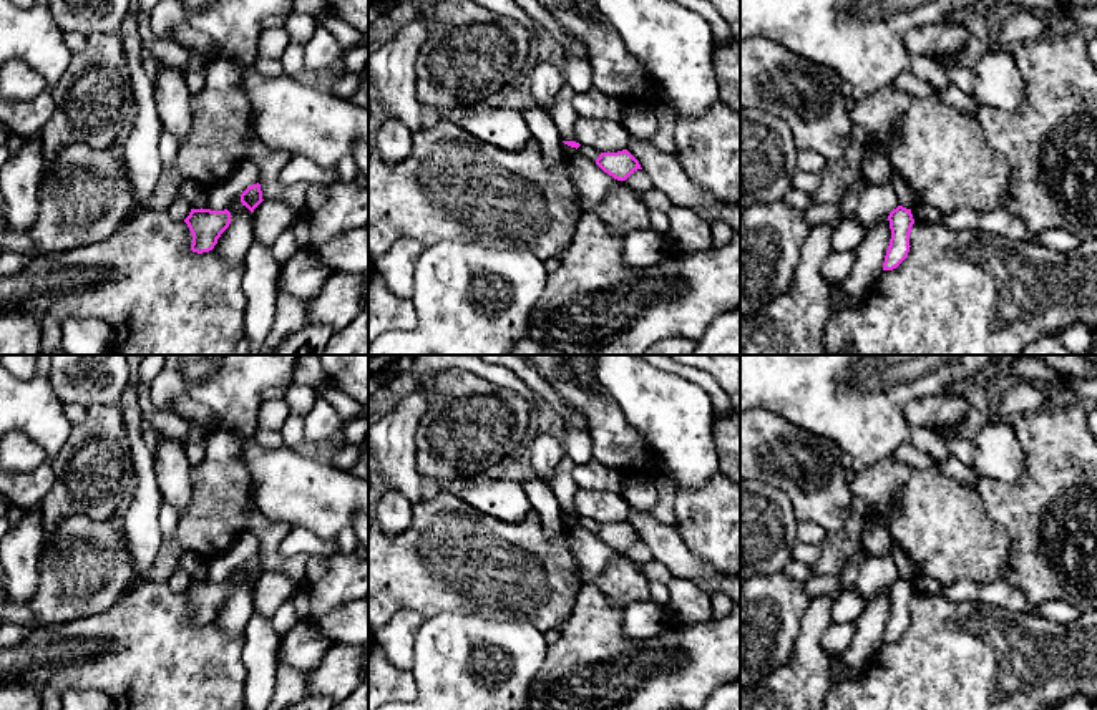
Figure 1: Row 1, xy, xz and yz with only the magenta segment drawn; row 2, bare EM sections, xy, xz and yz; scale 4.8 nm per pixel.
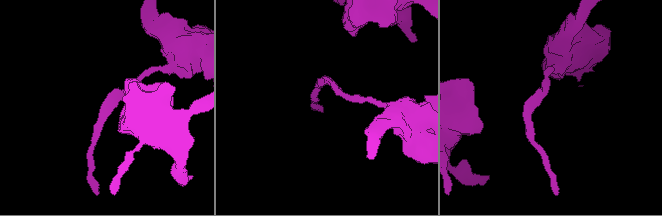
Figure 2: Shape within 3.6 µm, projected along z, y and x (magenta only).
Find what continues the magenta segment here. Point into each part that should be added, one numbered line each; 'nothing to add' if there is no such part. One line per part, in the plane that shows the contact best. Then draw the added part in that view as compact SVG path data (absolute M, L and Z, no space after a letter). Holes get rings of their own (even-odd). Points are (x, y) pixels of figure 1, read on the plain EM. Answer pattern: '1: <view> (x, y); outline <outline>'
nothing to add

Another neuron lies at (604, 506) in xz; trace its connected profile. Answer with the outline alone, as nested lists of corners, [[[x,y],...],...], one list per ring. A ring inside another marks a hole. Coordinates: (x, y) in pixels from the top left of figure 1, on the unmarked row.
[[[579,488],[574,498],[574,511],[599,524],[617,524],[627,521],[631,506],[621,493]]]

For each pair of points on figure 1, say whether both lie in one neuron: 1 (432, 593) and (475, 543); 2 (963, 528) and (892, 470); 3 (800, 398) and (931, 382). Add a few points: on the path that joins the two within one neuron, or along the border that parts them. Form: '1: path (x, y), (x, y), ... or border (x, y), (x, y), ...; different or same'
1: path (437, 581), (463, 554); same
2: path (945, 518), (910, 483); same
3: path (833, 398), (887, 398), (898, 389); same

